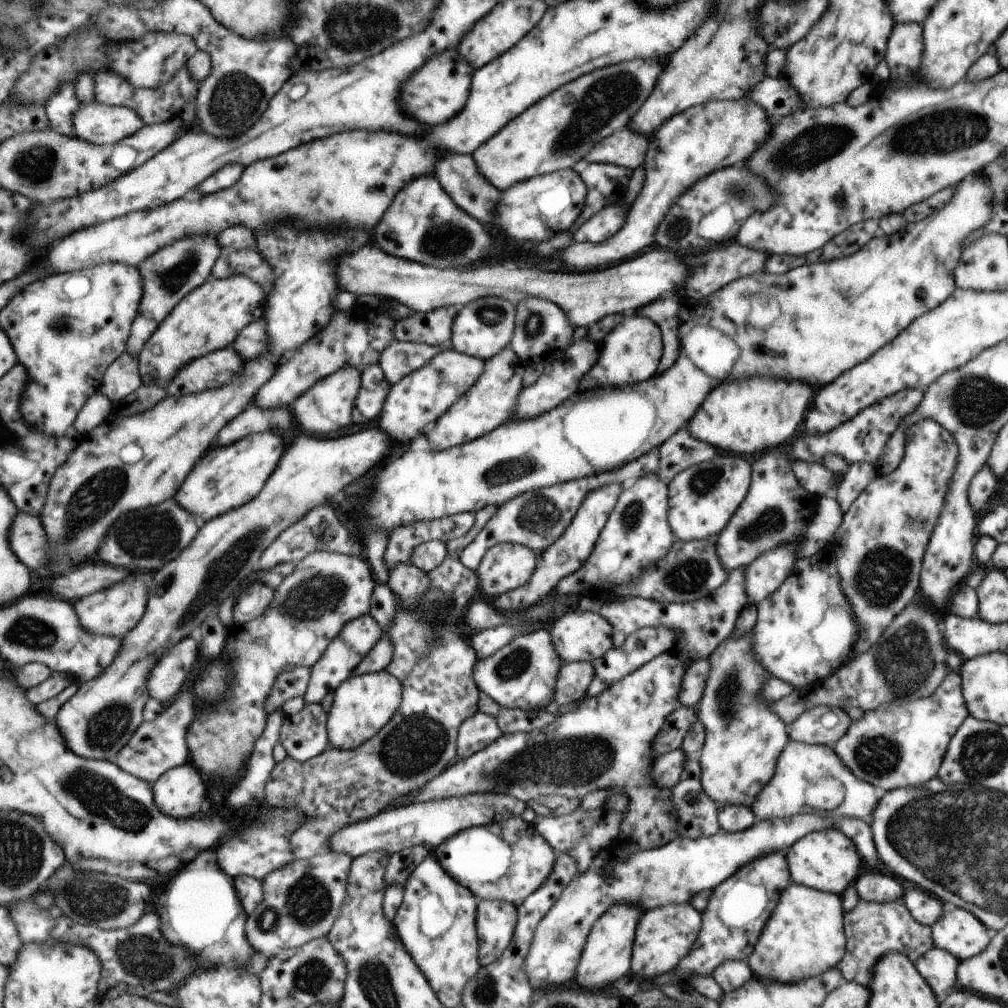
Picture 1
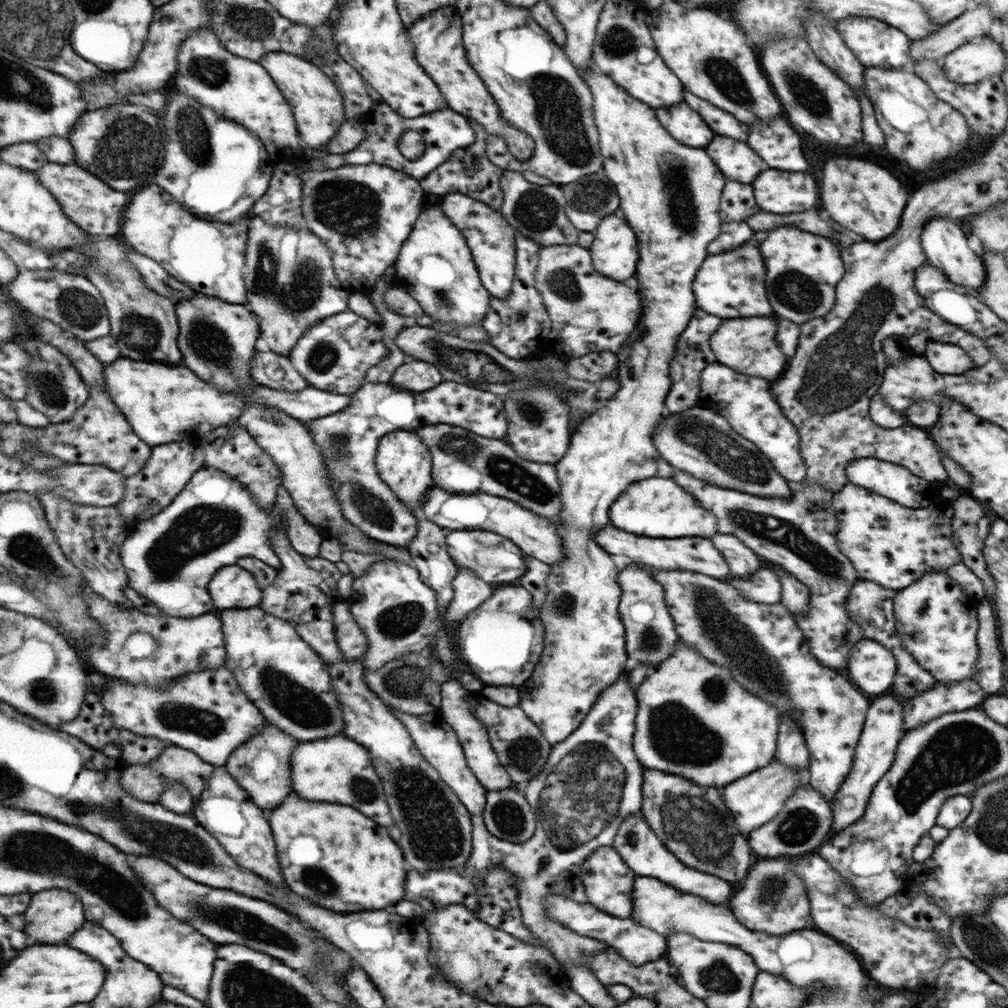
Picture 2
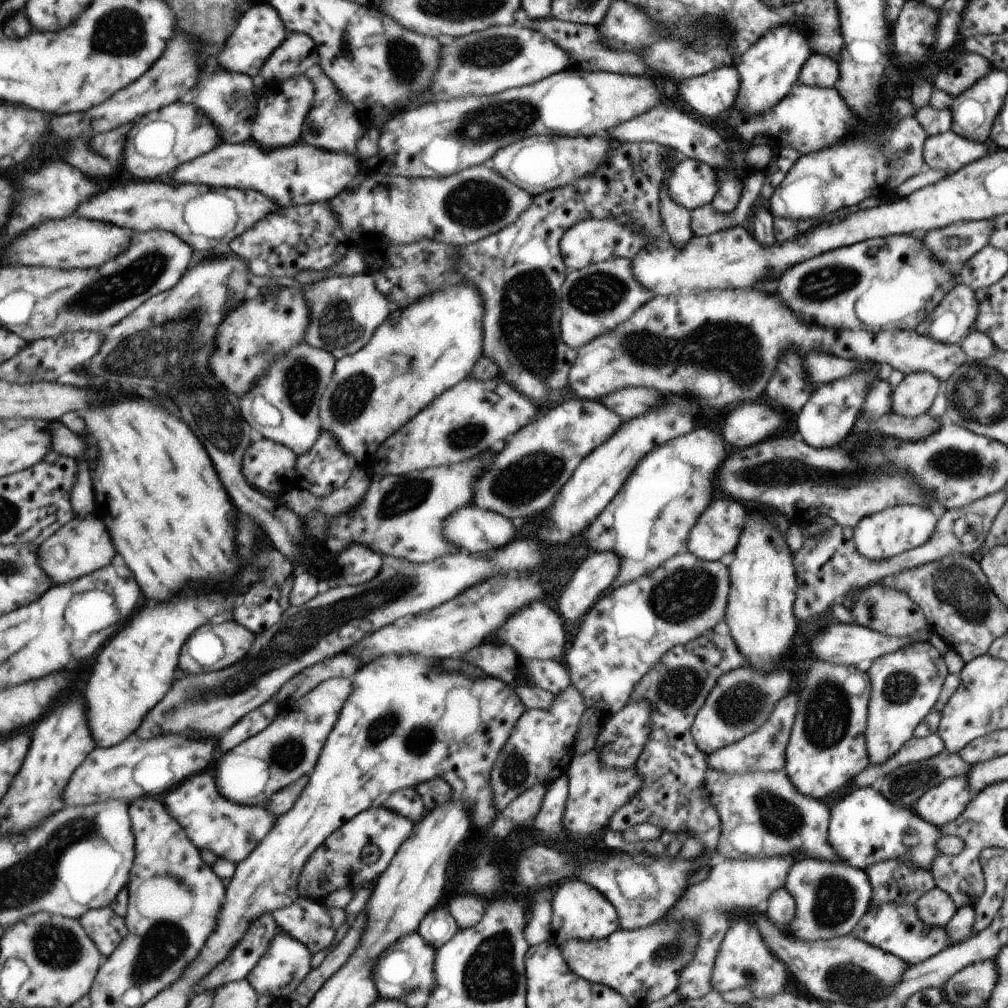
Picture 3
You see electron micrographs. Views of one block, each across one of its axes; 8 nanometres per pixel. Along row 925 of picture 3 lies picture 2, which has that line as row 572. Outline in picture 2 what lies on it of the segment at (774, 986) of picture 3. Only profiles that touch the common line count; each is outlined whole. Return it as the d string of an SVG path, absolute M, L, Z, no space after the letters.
M715 534L709 538L715 548L719 548L719 552L725 563L729 564L729 577L737 577L742 580L753 574L759 568L759 560L755 558L755 553L743 544L742 540L730 534Z

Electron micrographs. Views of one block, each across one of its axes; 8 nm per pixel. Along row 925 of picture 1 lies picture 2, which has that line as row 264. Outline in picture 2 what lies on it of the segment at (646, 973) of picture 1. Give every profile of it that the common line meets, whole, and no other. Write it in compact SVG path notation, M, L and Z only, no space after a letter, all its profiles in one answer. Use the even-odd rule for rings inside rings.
M593 65L585 74L579 75L589 86L594 100L593 118L602 154L601 170L617 189L620 201L618 210L638 237L639 258L632 284L637 285L642 295L643 314L632 342L627 343L615 356L617 367L613 378L617 380L619 388L602 400L595 412L576 424L570 449L554 464L561 496L561 513L556 528L558 536L562 538L566 558L563 558L563 562L550 565L551 571L546 580L549 593L542 607L536 610L536 616L543 623L543 656L529 676L531 682L523 682L523 686L517 688L518 707L538 725L551 745L561 743L581 726L599 694L611 683L618 682L621 676L619 672L625 668L625 662L629 662L623 648L623 625L617 616L617 602L621 594L617 568L611 561L610 553L599 547L594 539L595 532L609 524L609 506L629 484L649 476L671 476L671 468L661 460L662 456L657 452L651 435L658 430L665 414L665 395L671 385L668 365L675 355L677 336L683 332L697 308L693 280L705 261L709 244L721 234L721 198L727 181L701 148L687 148L673 140L665 126L658 121L656 110L632 97L610 76L595 70ZM663 154L681 158L687 171L679 173L669 169L669 166L663 166Z

